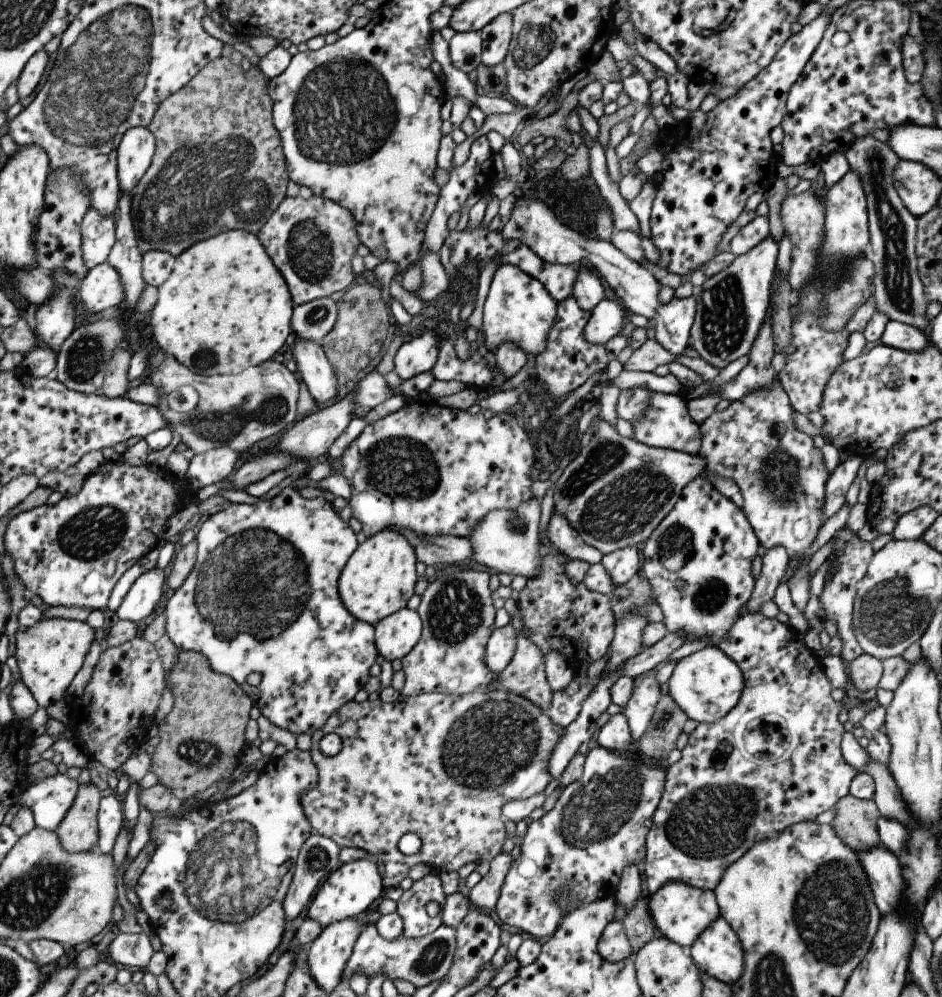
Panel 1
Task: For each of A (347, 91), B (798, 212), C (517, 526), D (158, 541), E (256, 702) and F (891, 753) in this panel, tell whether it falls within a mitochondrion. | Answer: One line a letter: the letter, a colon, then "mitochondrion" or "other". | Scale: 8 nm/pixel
A: mitochondrion
B: other
C: mitochondrion
D: other
E: other
F: other

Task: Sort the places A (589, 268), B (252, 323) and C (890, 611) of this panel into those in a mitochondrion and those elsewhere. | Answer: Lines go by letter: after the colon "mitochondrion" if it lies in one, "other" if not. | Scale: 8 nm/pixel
A: other
B: other
C: mitochondrion

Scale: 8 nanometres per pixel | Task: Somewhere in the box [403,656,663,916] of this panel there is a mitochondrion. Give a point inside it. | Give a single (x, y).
(486, 747)

